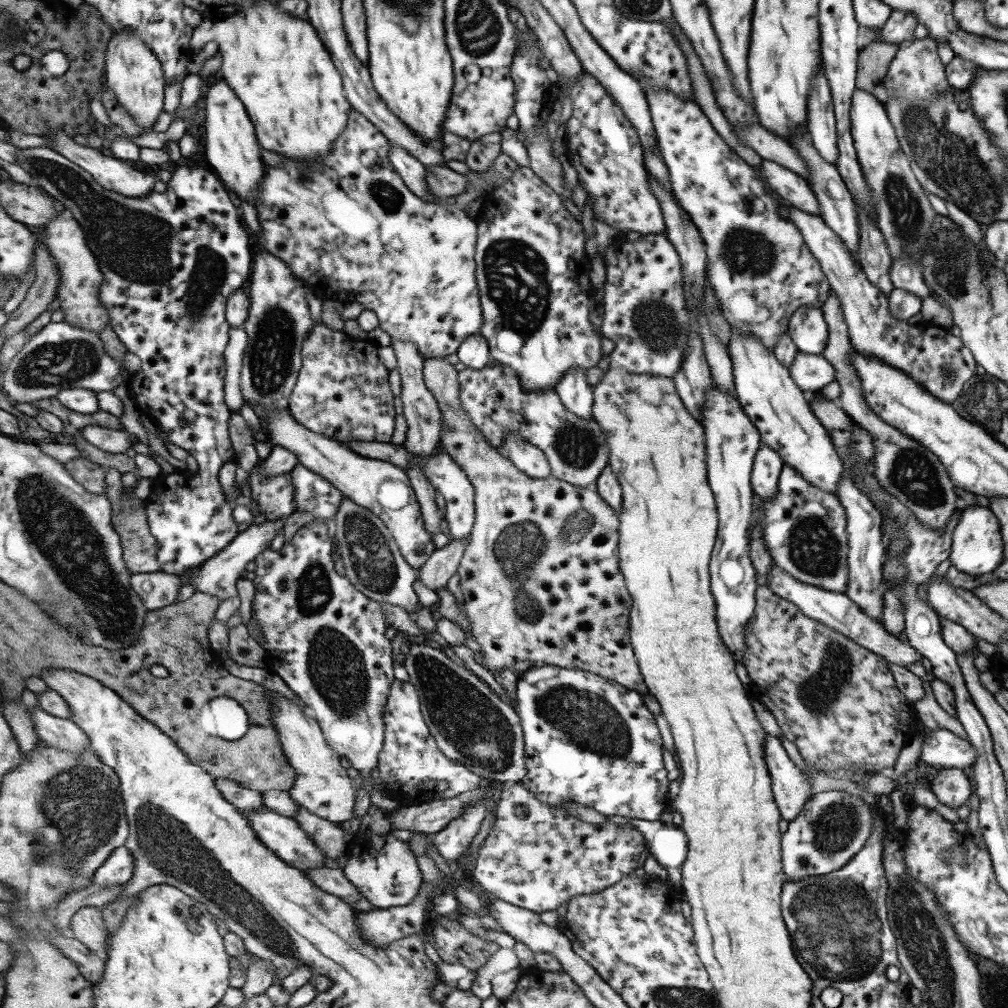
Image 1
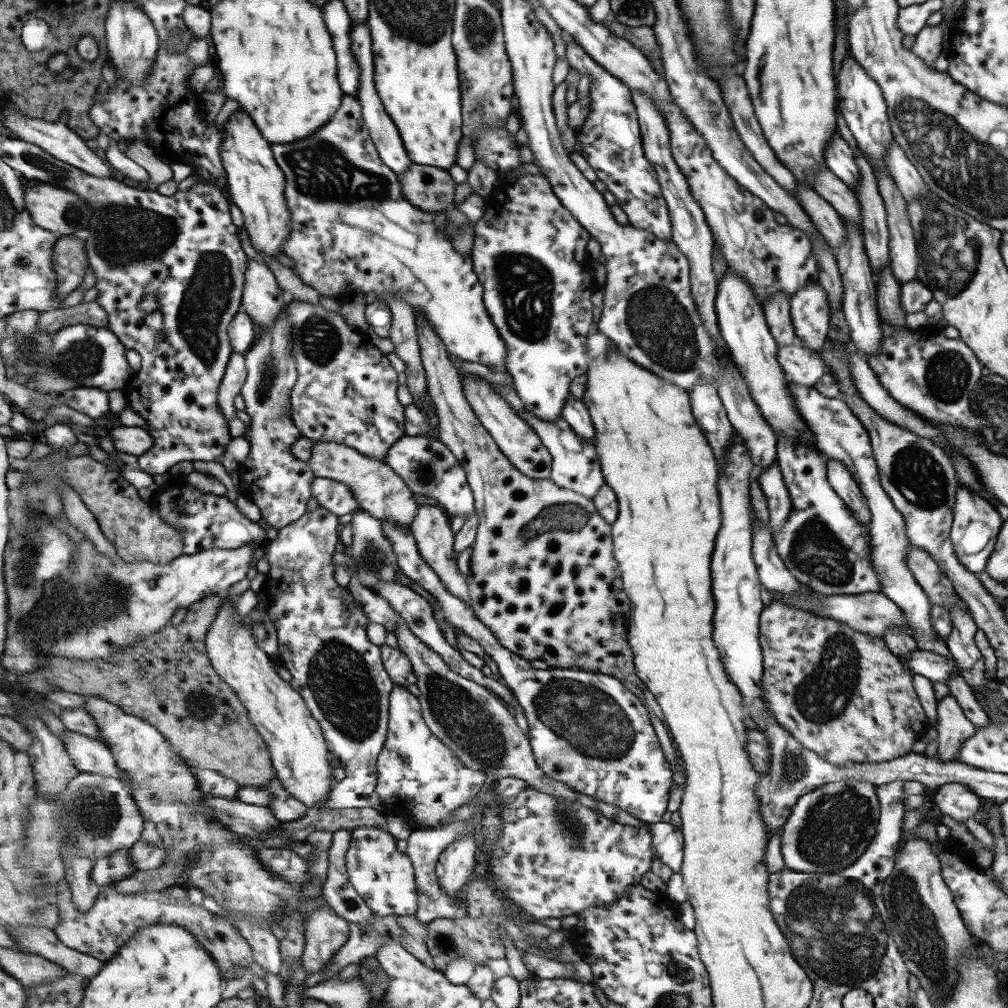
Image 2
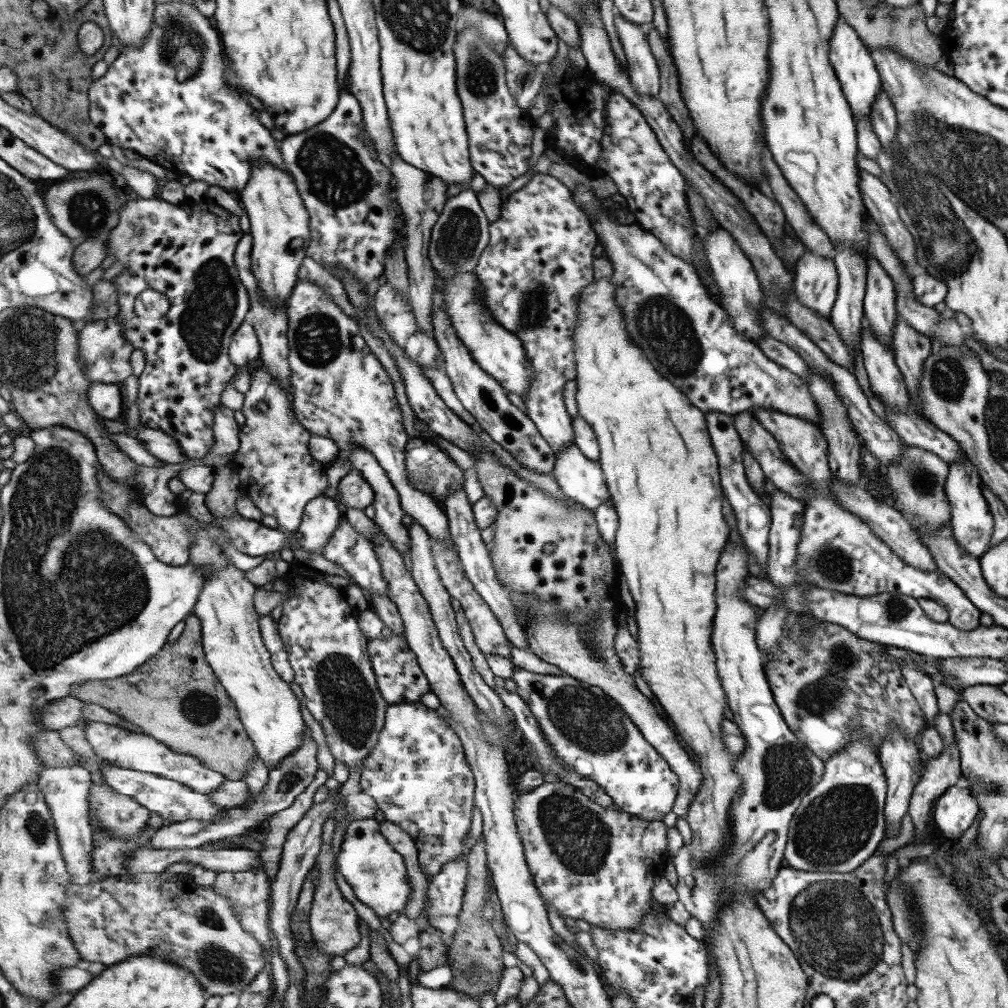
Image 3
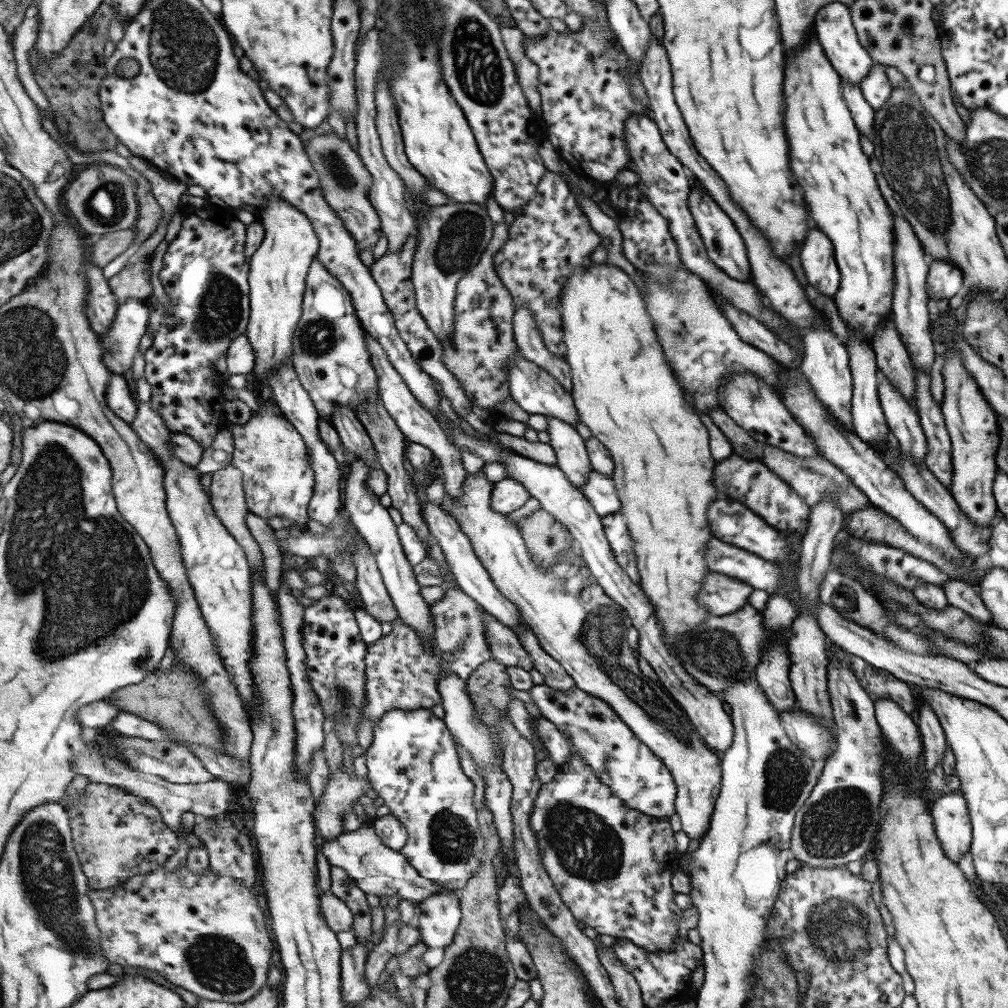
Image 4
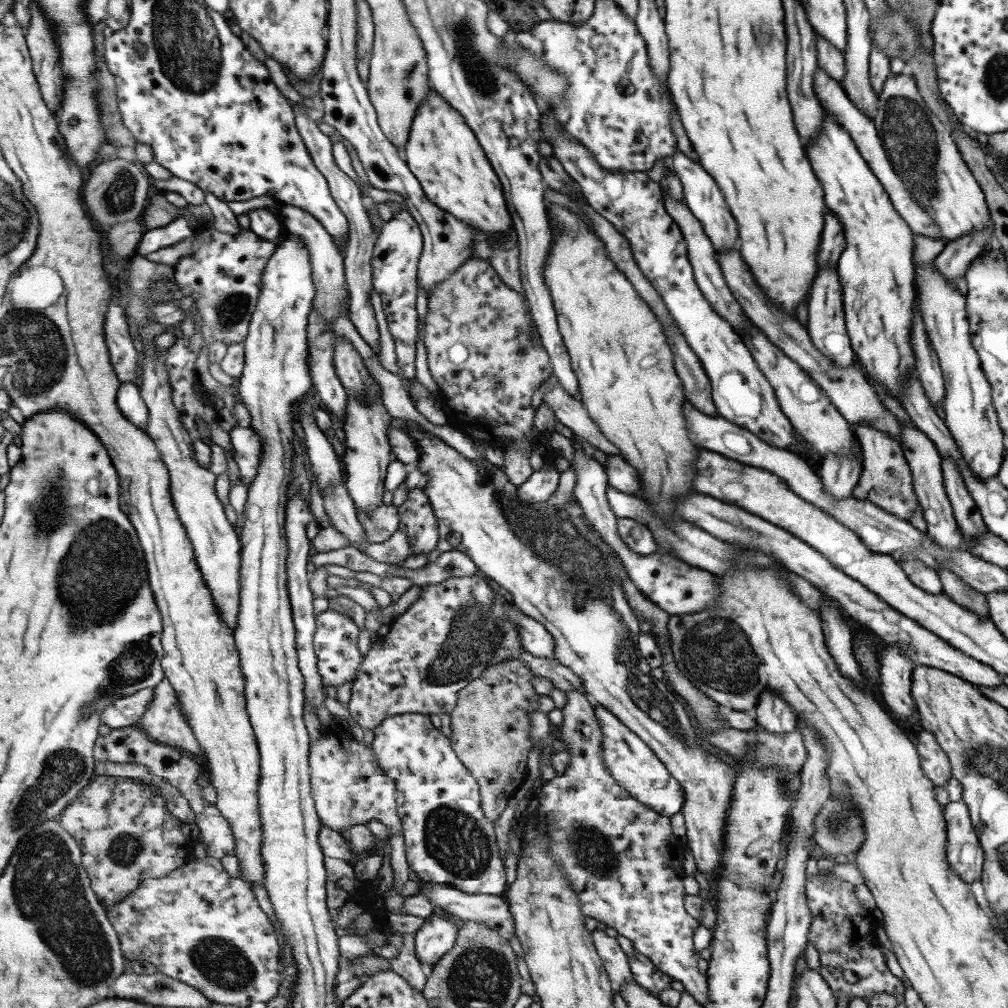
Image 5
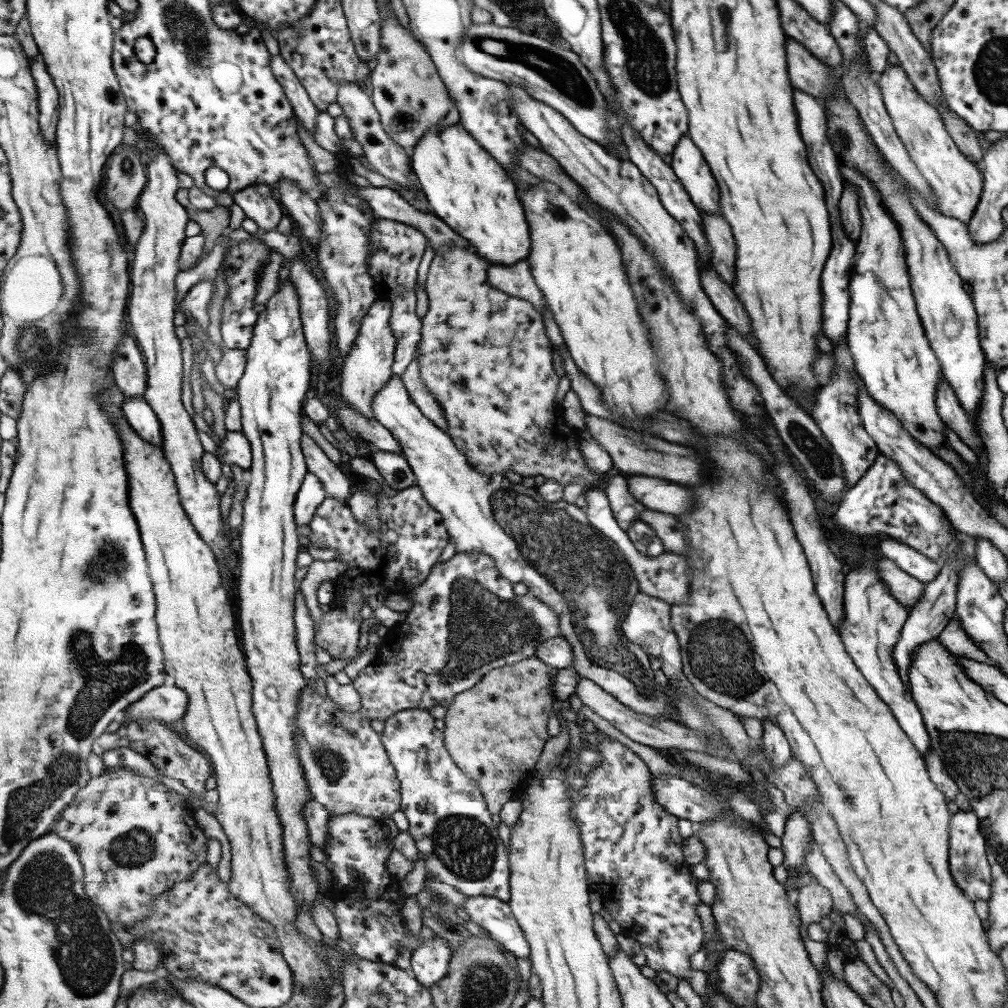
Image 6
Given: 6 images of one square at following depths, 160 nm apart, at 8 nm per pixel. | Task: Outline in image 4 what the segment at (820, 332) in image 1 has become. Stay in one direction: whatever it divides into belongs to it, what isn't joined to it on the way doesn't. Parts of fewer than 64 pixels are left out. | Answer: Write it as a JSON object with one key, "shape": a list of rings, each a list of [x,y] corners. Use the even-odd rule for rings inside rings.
{"shape":[[[811,227],[802,242],[799,260],[813,294],[833,298],[838,291],[840,274],[833,256],[830,240],[815,227]]]}

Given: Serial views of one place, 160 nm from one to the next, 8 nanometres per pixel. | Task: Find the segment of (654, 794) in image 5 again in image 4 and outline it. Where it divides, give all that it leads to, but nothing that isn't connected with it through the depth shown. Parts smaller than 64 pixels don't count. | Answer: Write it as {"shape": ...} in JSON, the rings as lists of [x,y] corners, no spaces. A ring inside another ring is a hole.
{"shape":[[[545,683],[527,690],[541,716],[557,727],[568,739],[598,781],[627,807],[655,818],[674,813],[676,784],[668,768],[645,746],[612,709],[577,687],[558,691]]]}

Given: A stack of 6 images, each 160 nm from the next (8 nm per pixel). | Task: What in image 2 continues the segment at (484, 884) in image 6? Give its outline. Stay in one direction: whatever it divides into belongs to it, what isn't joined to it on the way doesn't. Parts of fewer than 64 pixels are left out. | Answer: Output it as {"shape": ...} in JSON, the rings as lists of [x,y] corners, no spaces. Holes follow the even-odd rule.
{"shape":[[[395,685],[388,694],[388,719],[386,722],[387,733],[376,756],[377,782],[375,792],[382,800],[382,804],[395,806],[398,811],[394,813],[403,814],[410,820],[417,822],[410,825],[411,830],[415,829],[433,829],[443,824],[447,824],[446,818],[450,810],[468,803],[483,786],[486,774],[477,770],[469,770],[463,766],[451,751],[438,738],[431,734],[427,725],[422,719],[420,705],[417,697],[409,693],[405,687]]]}

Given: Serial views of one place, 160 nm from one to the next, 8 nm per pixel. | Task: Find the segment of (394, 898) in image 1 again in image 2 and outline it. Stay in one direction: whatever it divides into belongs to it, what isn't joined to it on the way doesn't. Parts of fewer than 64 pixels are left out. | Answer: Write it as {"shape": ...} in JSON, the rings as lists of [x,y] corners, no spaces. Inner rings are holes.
{"shape":[[[357,826],[349,832],[349,848],[344,856],[346,875],[372,915],[413,915],[417,905],[414,870],[406,853],[397,850],[396,840],[380,827]]]}

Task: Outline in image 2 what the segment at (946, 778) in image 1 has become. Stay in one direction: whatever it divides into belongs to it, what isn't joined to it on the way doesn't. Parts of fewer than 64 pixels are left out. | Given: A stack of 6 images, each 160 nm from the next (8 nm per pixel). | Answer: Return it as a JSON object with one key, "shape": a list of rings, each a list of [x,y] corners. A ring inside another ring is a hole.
{"shape":[[[948,782],[935,788],[933,802],[935,813],[940,812],[957,822],[973,818],[977,810],[982,811],[979,797],[960,782]]]}

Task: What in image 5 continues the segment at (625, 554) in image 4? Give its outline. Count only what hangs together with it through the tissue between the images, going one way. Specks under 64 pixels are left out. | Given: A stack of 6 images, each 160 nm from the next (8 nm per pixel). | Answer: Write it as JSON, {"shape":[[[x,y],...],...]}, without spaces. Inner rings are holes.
{"shape":[[[616,518],[615,526],[621,542],[631,552],[639,556],[648,556],[655,552],[657,544],[648,527],[630,518]]]}

